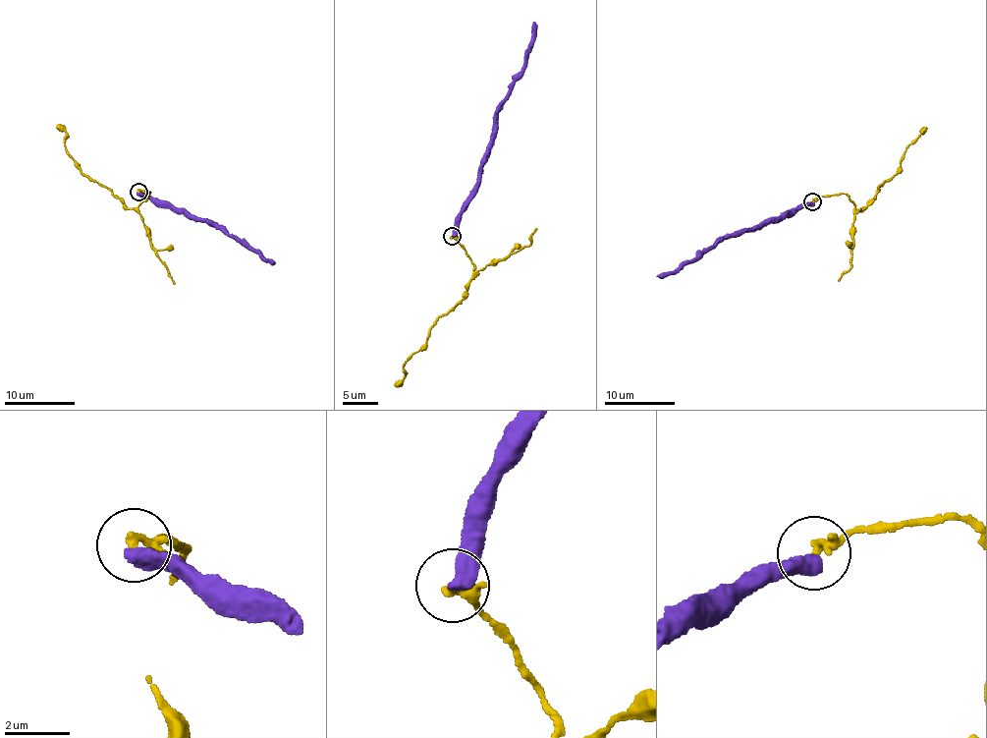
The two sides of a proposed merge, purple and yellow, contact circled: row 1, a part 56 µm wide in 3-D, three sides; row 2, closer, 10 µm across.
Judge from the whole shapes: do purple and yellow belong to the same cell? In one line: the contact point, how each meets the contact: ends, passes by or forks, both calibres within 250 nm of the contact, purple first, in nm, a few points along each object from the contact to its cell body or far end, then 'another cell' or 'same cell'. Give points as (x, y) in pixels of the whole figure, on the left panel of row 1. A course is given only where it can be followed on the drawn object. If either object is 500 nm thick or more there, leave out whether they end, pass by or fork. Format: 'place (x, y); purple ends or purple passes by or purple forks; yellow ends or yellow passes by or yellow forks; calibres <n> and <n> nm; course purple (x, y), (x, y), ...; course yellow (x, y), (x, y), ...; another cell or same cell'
place (138, 192); calibres 550 and 180 nm; course purple (138, 193), (216, 221), (257, 249), (264, 258), (271, 258), (273, 262); course yellow (138, 191), (149, 195), (127, 208), (119, 197), (85, 177), (56, 124); another cell

